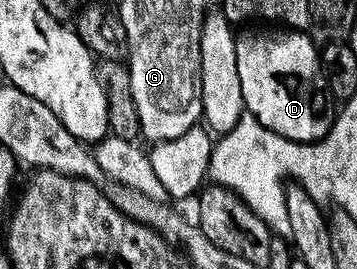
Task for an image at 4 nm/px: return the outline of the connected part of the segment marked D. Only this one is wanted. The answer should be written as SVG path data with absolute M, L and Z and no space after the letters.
M274 29L271 35L242 35L234 40L236 69L240 69L240 93L245 110L255 115L268 129L297 143L317 143L330 131L335 108L330 108L332 96L326 87L319 48L302 29Z

